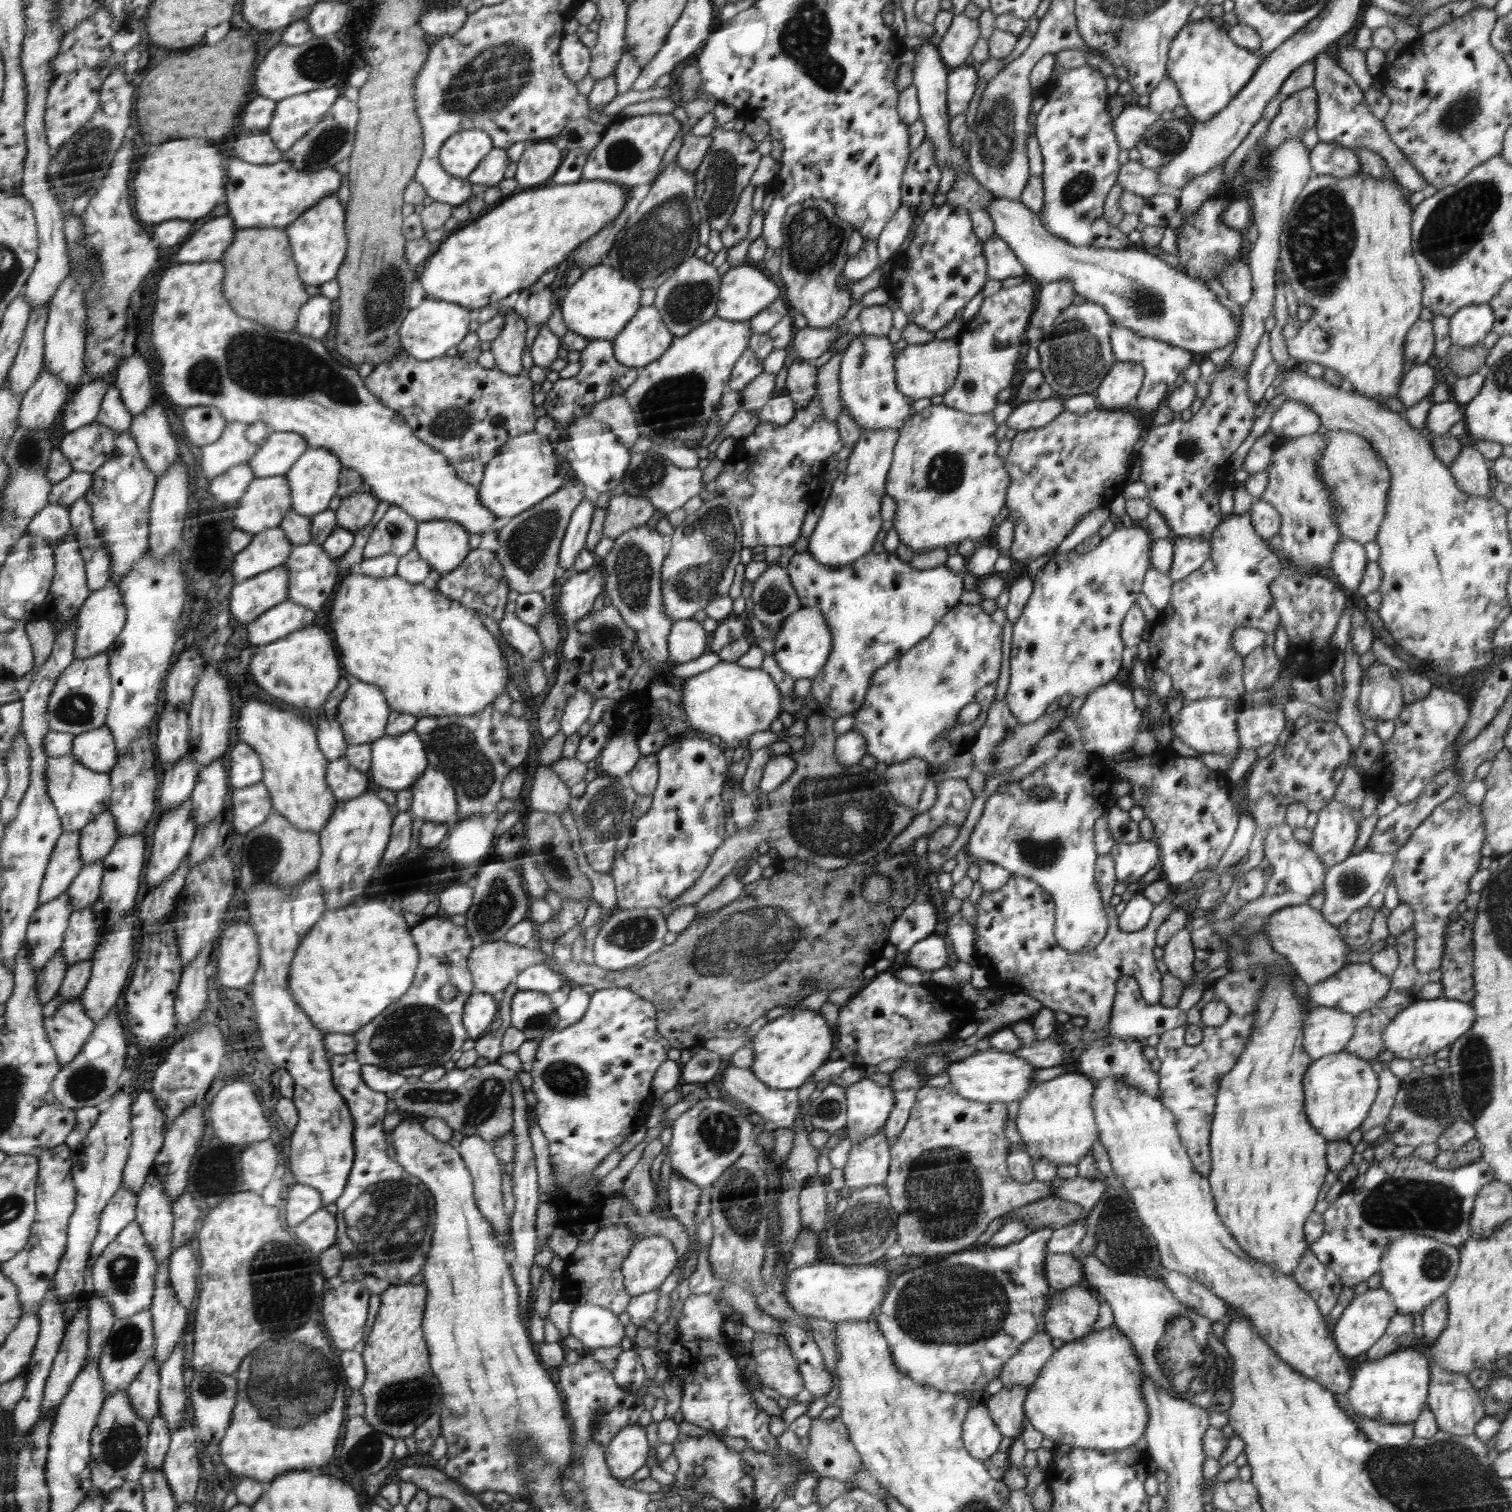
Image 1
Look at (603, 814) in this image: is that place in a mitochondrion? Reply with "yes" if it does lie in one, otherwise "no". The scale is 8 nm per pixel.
yes

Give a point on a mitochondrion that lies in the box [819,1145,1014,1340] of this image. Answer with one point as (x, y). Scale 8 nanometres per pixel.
(862, 1229)

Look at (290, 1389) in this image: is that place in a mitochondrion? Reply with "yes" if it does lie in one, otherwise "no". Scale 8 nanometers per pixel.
yes

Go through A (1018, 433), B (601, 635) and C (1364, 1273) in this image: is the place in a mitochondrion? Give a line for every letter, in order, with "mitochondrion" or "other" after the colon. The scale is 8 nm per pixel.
A: other
B: mitochondrion
C: other

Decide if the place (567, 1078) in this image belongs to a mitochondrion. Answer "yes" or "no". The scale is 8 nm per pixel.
yes

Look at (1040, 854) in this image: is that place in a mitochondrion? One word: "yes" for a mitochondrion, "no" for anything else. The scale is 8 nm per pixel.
yes

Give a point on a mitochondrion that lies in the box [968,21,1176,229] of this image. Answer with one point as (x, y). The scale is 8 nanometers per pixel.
(998, 125)

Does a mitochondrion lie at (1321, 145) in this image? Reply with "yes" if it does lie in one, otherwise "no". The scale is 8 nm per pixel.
no

